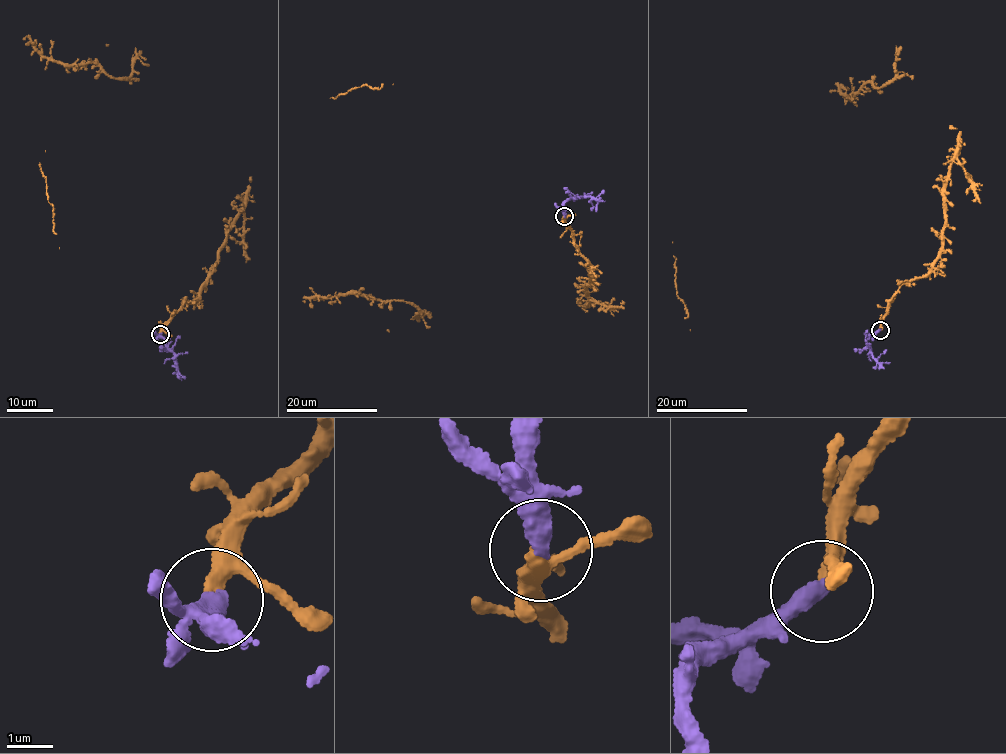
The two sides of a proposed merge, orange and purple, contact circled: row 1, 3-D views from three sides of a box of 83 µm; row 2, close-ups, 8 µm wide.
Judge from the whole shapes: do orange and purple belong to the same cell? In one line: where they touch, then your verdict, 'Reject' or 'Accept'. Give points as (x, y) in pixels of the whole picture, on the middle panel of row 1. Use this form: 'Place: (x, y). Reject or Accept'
Place: (564, 216). Accept

